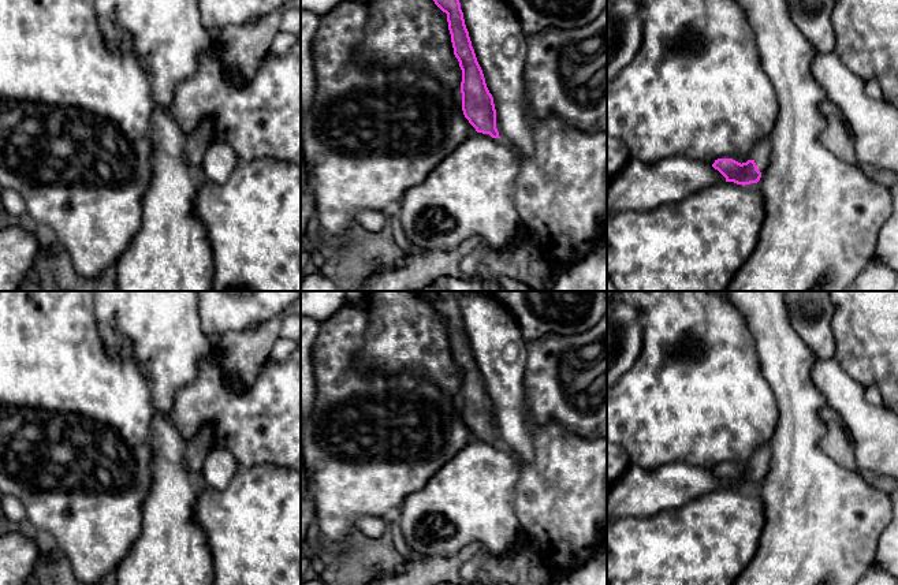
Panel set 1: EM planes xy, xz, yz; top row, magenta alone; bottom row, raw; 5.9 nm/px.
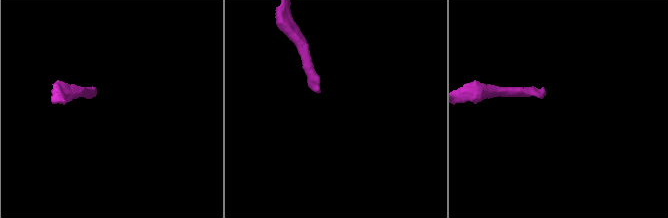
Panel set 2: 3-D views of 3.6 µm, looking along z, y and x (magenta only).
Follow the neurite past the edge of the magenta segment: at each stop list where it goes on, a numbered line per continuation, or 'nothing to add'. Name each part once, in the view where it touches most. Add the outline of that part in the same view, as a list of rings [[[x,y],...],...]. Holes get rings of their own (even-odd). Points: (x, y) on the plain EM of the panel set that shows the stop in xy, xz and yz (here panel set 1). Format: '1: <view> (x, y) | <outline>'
1: yz (760, 459) | [[[765,441],[749,459],[750,466],[753,466],[757,472],[757,476],[763,478],[771,465],[771,448],[770,441]]]

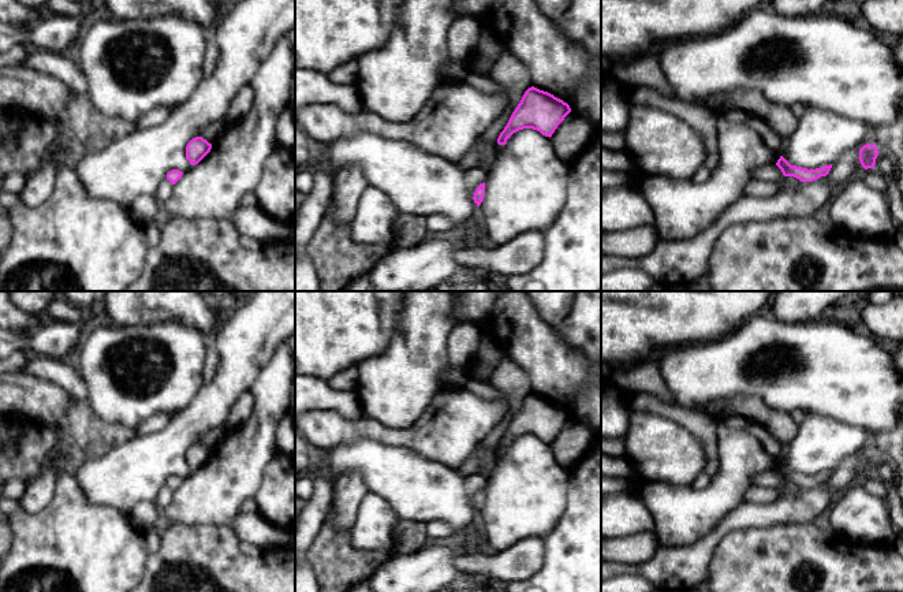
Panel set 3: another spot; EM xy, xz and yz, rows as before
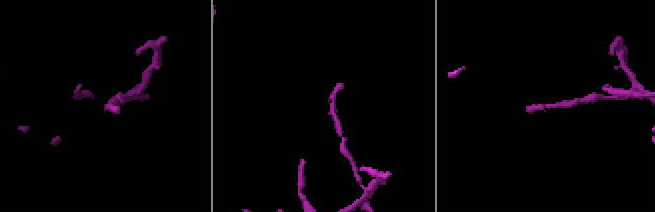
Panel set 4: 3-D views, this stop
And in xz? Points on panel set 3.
nothing to add

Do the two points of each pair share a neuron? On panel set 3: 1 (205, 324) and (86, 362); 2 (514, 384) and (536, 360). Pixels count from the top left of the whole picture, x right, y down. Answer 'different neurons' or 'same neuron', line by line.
1: different neurons
2: different neurons

